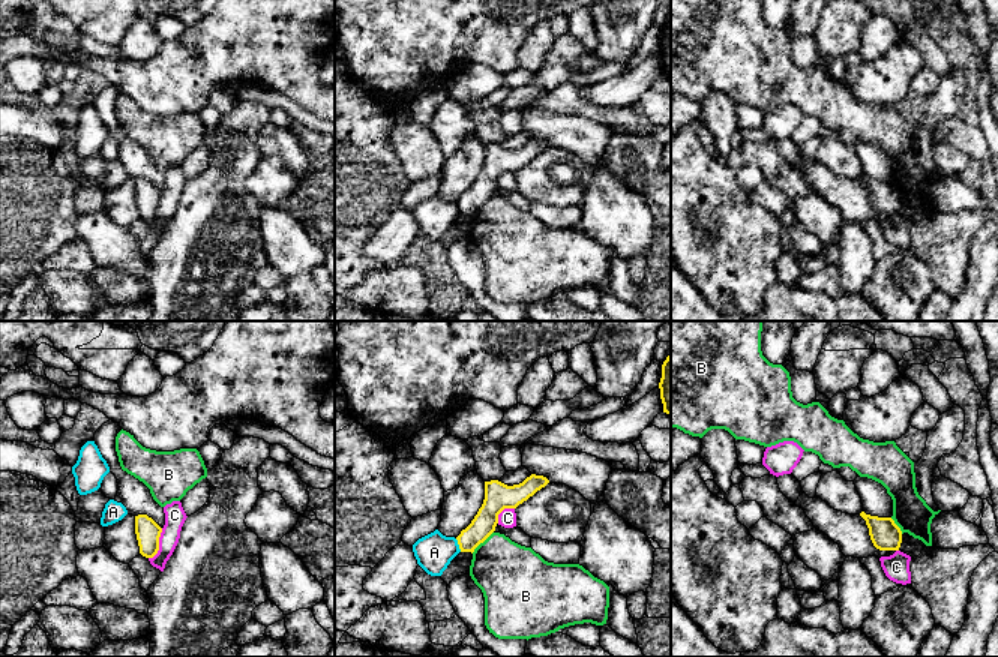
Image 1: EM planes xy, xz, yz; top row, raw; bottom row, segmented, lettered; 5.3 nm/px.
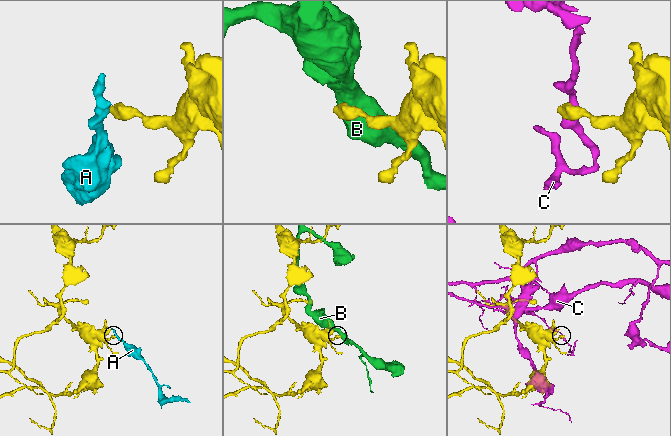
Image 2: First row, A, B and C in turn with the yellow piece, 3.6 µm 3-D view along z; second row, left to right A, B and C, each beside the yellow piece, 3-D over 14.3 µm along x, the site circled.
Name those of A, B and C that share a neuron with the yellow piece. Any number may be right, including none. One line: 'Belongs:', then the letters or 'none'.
Belongs: none

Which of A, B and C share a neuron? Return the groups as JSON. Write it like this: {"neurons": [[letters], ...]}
{"neurons": [["A"], ["B"], ["C"]]}

